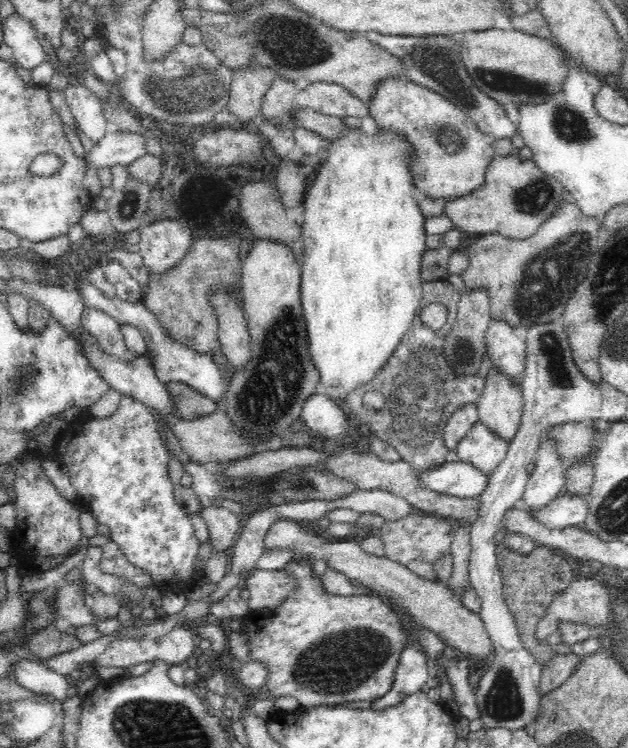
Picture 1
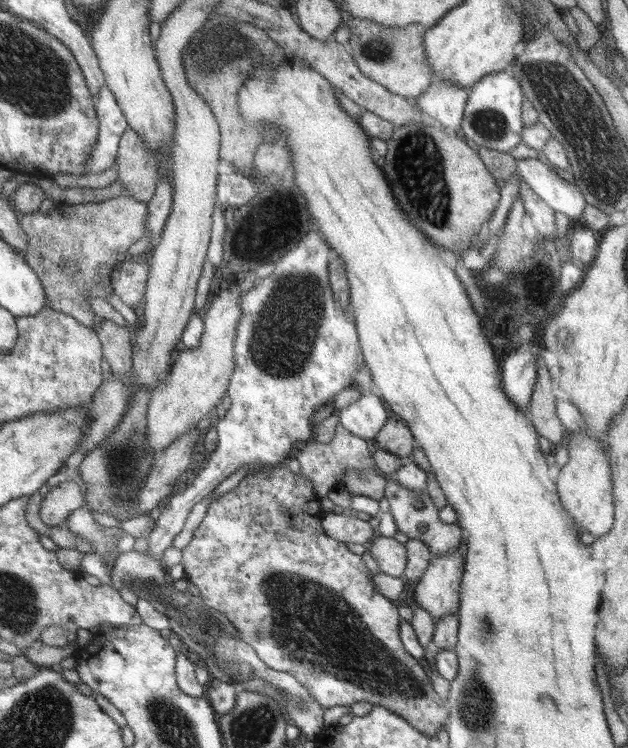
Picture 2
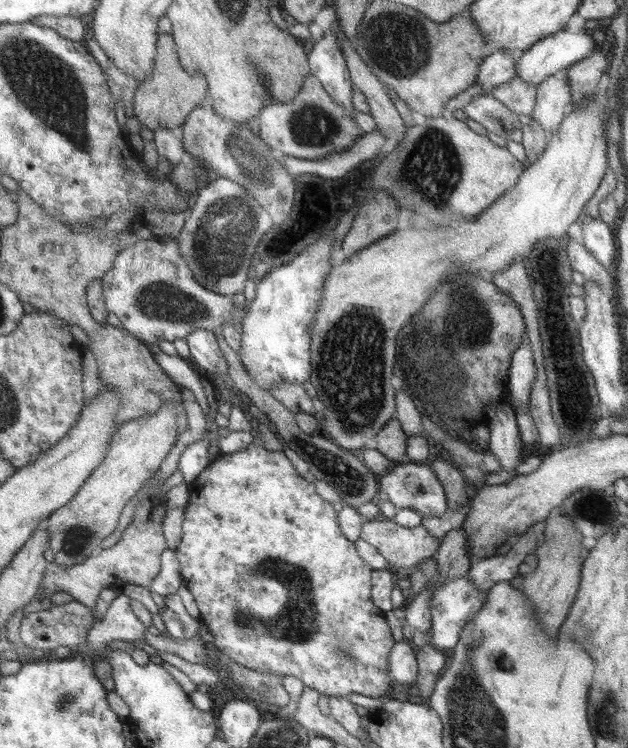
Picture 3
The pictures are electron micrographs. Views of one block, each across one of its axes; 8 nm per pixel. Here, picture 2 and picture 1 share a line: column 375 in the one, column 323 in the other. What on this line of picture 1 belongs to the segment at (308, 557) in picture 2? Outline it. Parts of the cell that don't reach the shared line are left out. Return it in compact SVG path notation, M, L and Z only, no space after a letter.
M291 560L283 570L295 576L296 588L276 608L250 612L244 622L244 635L248 637L248 659L260 662L269 671L263 694L275 698L293 696L302 707L334 706L353 700L375 701L391 688L400 656L410 643L406 626L398 612L384 604L378 594L337 596L323 588L321 577L312 571L312 560Z

